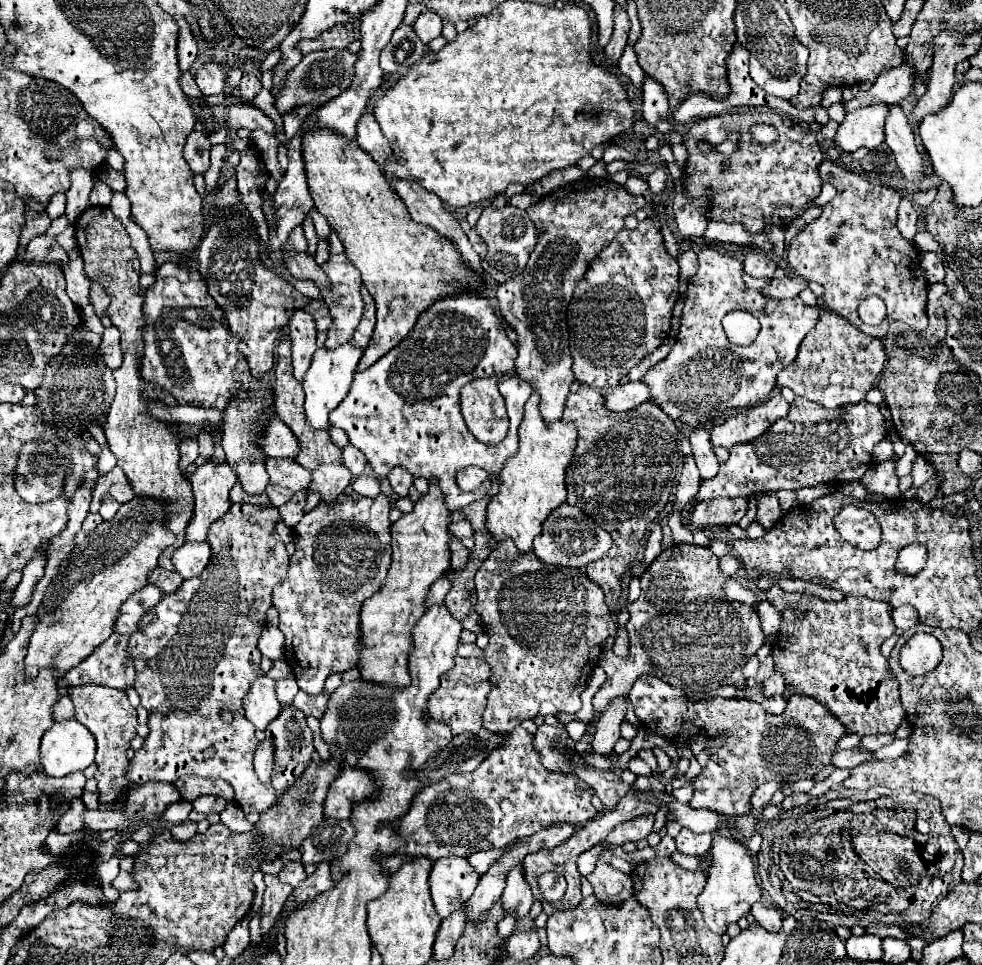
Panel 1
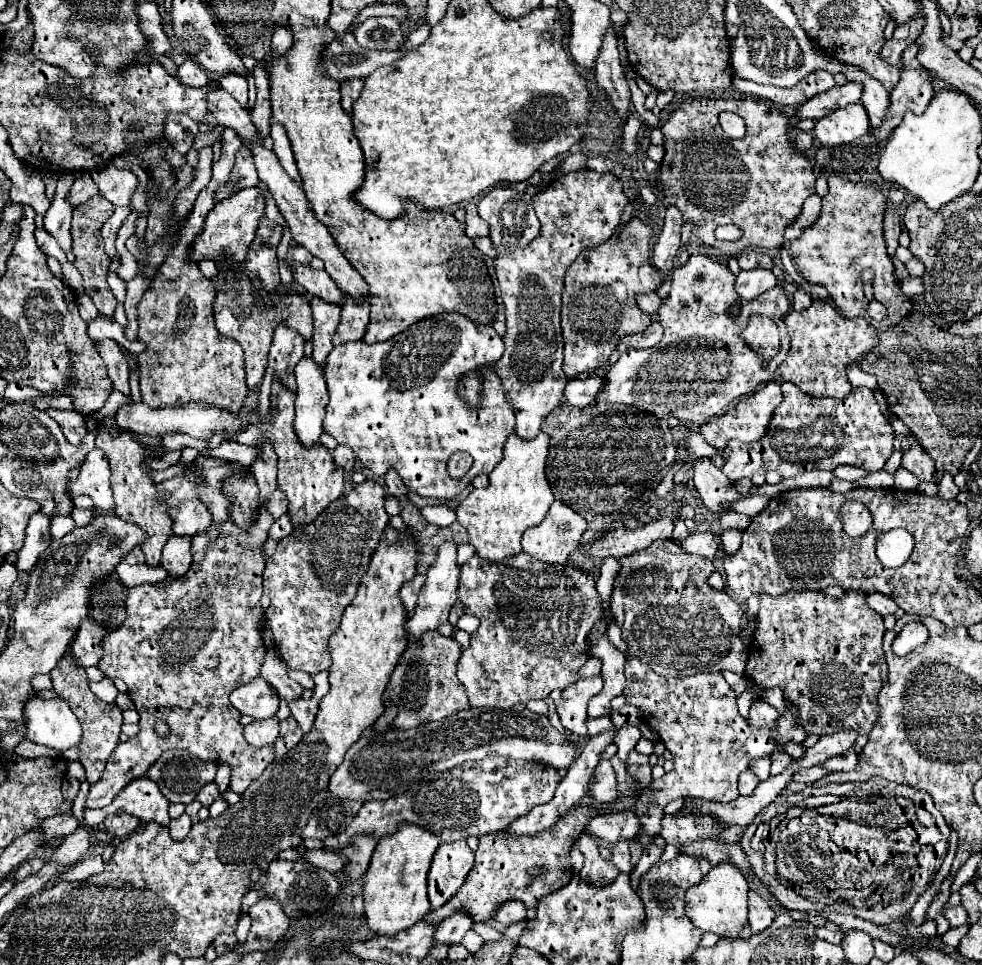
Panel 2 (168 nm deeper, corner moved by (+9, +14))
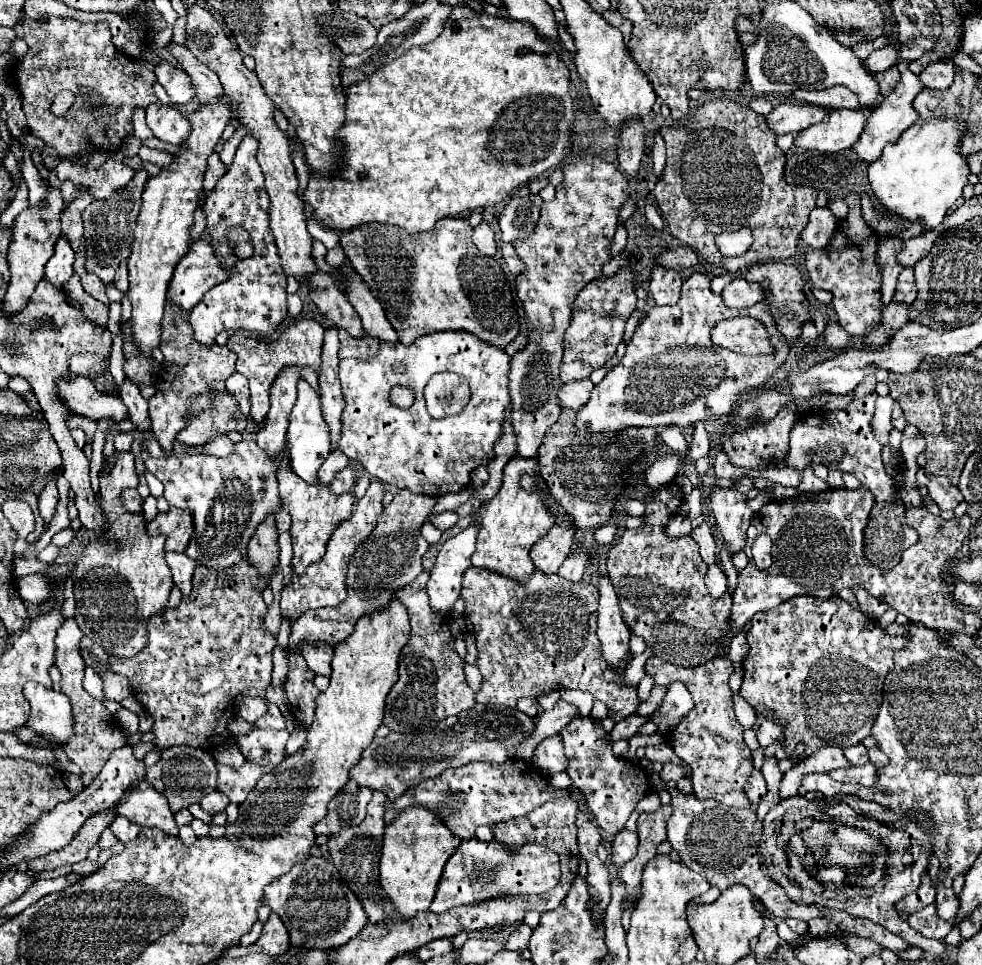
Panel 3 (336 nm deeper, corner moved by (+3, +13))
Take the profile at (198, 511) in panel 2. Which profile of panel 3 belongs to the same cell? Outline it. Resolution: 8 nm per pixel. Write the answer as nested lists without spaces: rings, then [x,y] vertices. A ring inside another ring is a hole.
[[[171,507],[169,513],[159,513],[147,525],[149,535],[165,535],[165,551],[183,553],[191,539],[191,511]]]

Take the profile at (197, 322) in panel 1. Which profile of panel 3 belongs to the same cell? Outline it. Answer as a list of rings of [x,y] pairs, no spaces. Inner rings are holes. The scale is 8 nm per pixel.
[[[167,303],[165,307],[161,351],[165,355],[165,363],[157,375],[159,381],[155,381],[157,395],[149,399],[149,417],[153,423],[153,435],[157,437],[163,453],[171,455],[175,435],[187,425],[185,415],[189,409],[207,409],[211,405],[211,393],[215,389],[225,389],[225,379],[235,371],[235,353],[231,353],[227,345],[205,347],[195,343],[189,313],[173,303]]]

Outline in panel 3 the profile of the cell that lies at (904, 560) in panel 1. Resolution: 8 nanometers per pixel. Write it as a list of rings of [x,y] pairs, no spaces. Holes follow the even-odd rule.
[[[877,393],[865,395],[853,399],[847,411],[817,411],[805,415],[805,419],[799,419],[791,431],[791,449],[785,465],[803,471],[807,465],[821,463],[827,469],[853,473],[861,481],[861,485],[873,493],[875,506],[871,509],[869,521],[863,531],[863,555],[871,565],[889,571],[899,563],[901,553],[917,543],[917,531],[905,521],[905,505],[897,493],[895,481],[885,473],[879,441],[875,441],[875,435],[871,435],[871,415],[875,399]]]

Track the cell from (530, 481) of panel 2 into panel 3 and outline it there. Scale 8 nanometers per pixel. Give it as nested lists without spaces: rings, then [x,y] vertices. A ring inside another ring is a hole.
[[[513,457],[511,463],[507,463],[507,467],[505,467],[503,485],[501,485],[499,493],[477,515],[481,519],[481,531],[477,535],[477,549],[471,557],[471,563],[475,567],[489,569],[489,571],[509,577],[517,583],[529,581],[531,573],[535,571],[529,551],[535,545],[535,541],[541,539],[543,535],[547,535],[547,531],[553,525],[551,515],[547,515],[547,507],[543,507],[543,497],[541,495],[527,495],[527,491],[523,491],[519,487],[519,475],[523,471],[531,471],[531,475],[535,475],[541,483],[545,483],[537,475],[537,461],[535,459]]]

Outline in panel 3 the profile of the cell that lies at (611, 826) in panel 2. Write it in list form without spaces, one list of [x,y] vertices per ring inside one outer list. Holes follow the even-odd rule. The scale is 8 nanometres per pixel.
[[[625,829],[625,831],[621,831],[621,833],[615,835],[609,861],[611,861],[611,865],[621,867],[629,859],[635,857],[635,851],[637,851],[637,833],[631,833],[631,831]]]

